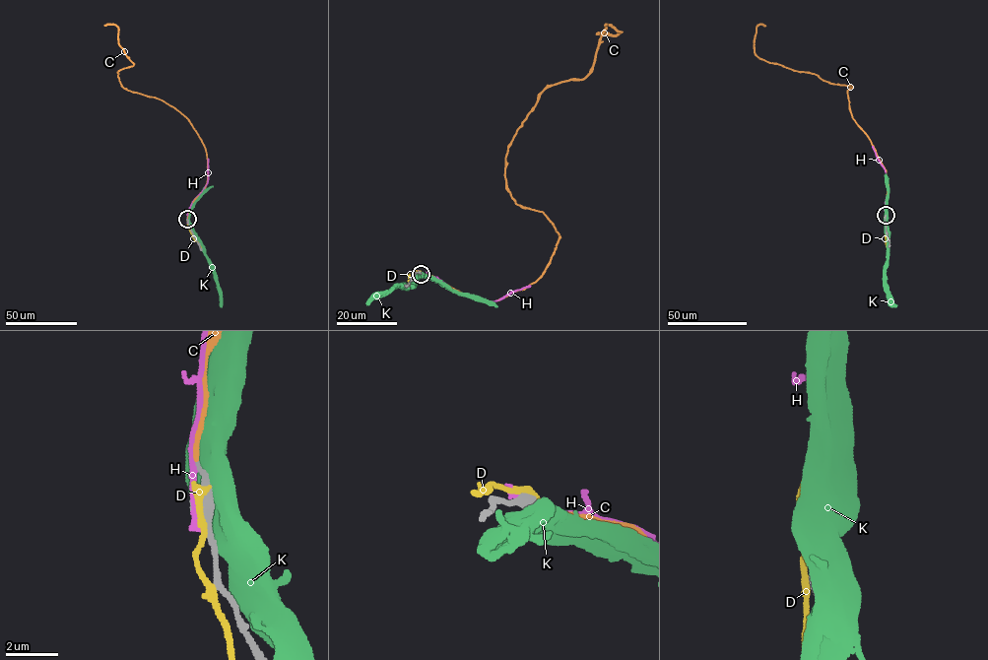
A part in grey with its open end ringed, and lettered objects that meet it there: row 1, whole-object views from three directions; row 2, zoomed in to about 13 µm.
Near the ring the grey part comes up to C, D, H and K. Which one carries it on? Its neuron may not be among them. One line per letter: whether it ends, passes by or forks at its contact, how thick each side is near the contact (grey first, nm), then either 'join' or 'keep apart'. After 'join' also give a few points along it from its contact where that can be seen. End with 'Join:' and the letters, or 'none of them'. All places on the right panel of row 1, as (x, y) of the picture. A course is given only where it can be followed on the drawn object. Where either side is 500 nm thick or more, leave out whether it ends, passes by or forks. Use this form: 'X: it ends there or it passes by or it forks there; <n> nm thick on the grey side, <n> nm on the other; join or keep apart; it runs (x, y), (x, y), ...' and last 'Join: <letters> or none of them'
C: it ends there; 180 nm thick on the grey side, 180 nm on the other; join; it runs (886, 215), (886, 171), (852, 117), (847, 91), (852, 87), (760, 59), (755, 35), (757, 25), (765, 26)
D: it ends there; 400 nm thick on the grey side, 340 nm on the other; keep apart
H: it ends there; 400 nm thick on the grey side, 320 nm on the other; keep apart
K: 480 nm thick on the grey side, 950 nm on the other; keep apart
Join: C

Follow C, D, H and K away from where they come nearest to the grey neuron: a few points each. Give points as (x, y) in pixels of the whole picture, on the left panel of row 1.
C: (187, 219), (207, 183), (205, 149), (176, 108), (121, 87), (117, 72), (133, 64), (118, 28), (104, 25)
D: (187, 221), (189, 230), (201, 249)
H: (187, 222), (192, 201), (207, 183), (208, 159)
K: (188, 221), (213, 271), (220, 306)

